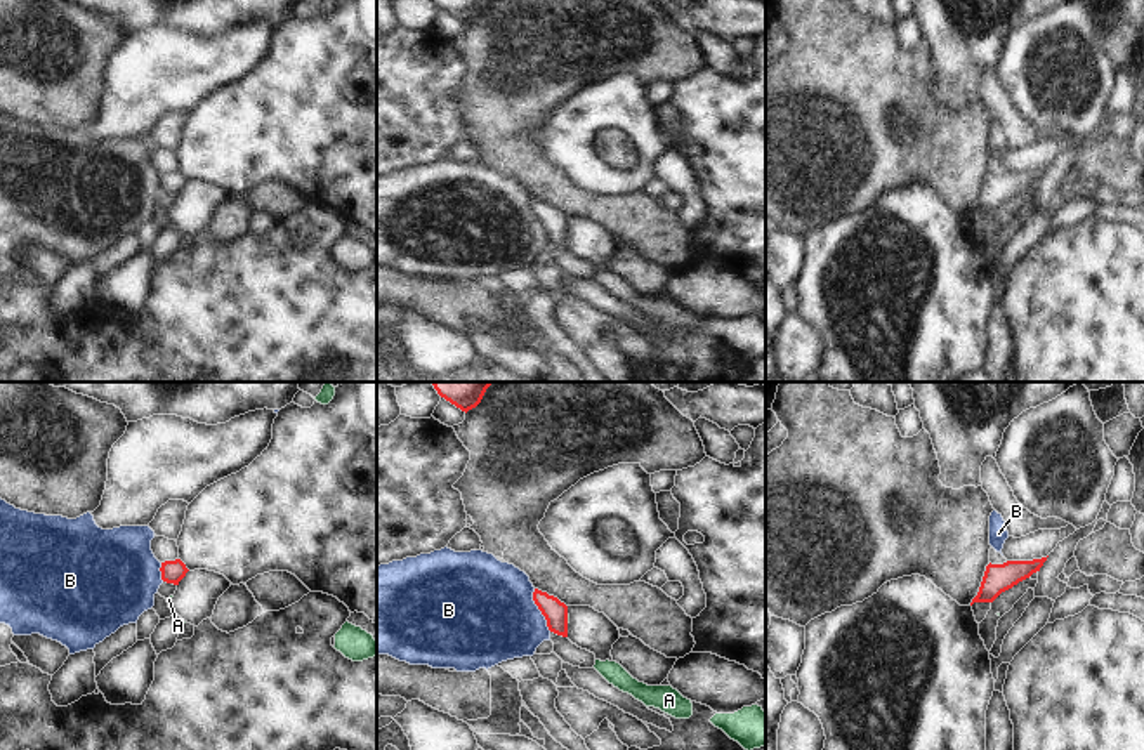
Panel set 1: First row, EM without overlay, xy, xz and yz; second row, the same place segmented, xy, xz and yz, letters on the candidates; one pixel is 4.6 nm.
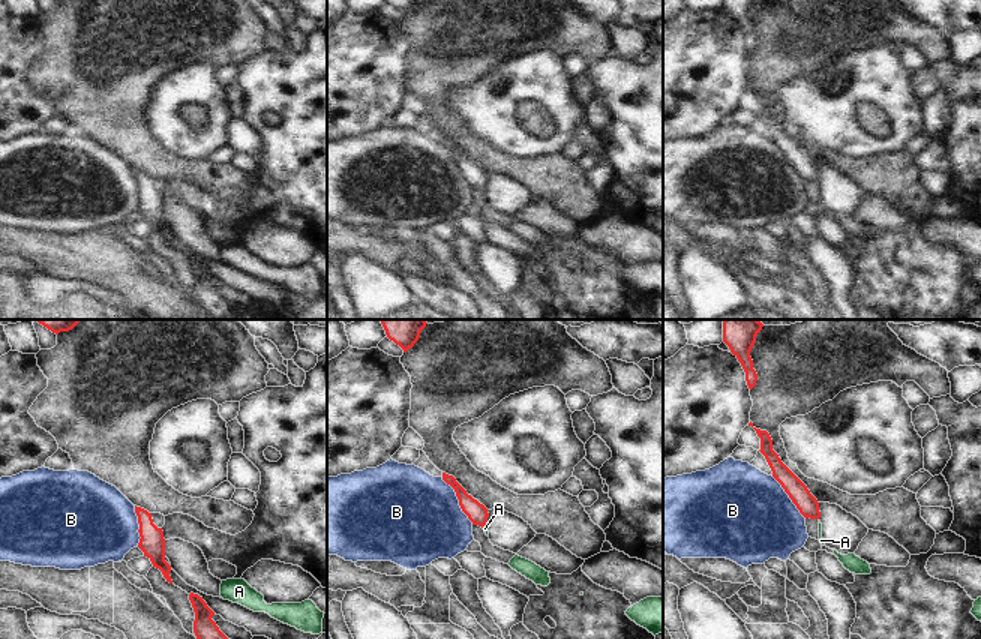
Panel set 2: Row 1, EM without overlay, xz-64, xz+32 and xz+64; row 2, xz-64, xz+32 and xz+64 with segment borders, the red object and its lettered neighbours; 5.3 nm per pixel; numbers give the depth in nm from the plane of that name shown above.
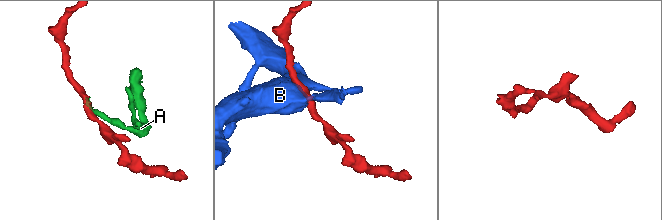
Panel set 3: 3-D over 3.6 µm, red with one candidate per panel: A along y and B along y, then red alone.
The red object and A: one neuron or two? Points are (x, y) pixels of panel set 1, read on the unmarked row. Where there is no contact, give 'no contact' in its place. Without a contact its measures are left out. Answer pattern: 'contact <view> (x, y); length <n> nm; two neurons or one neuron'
contact xz (566, 230); length 40 nm; two neurons

